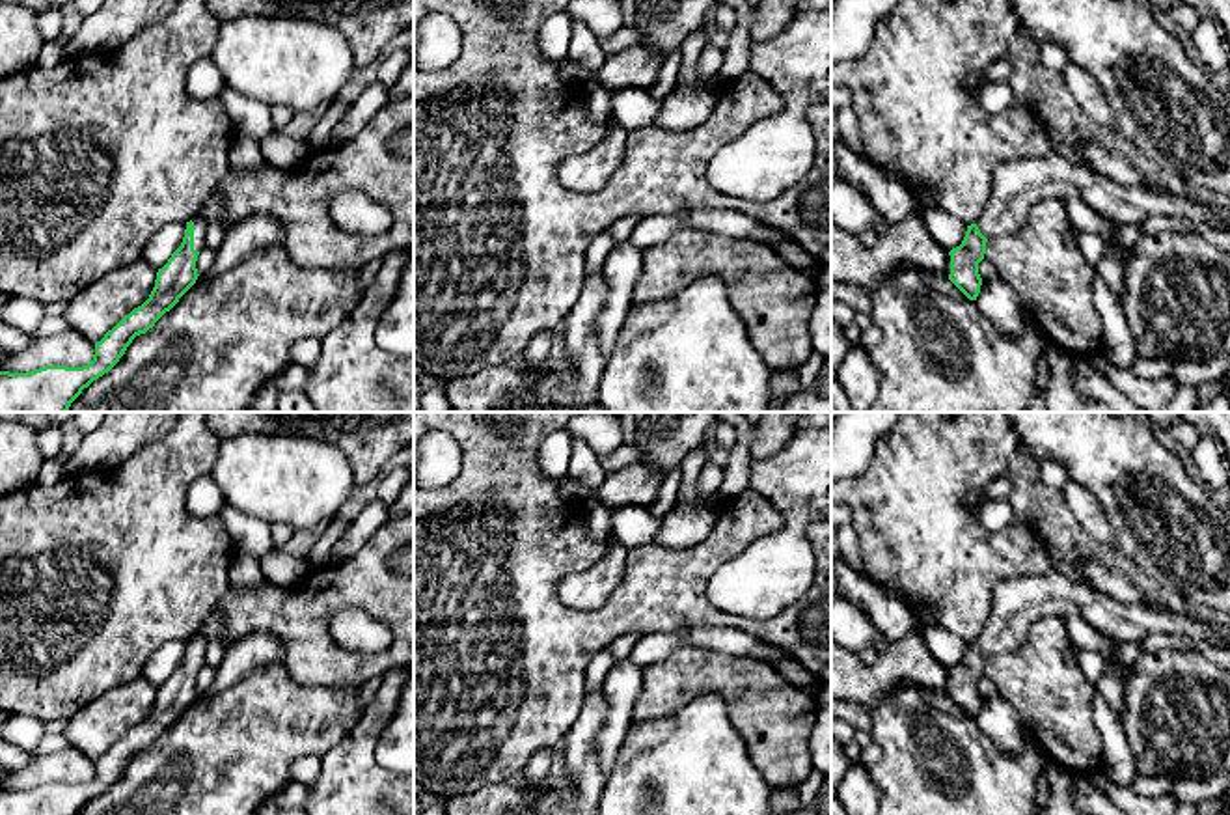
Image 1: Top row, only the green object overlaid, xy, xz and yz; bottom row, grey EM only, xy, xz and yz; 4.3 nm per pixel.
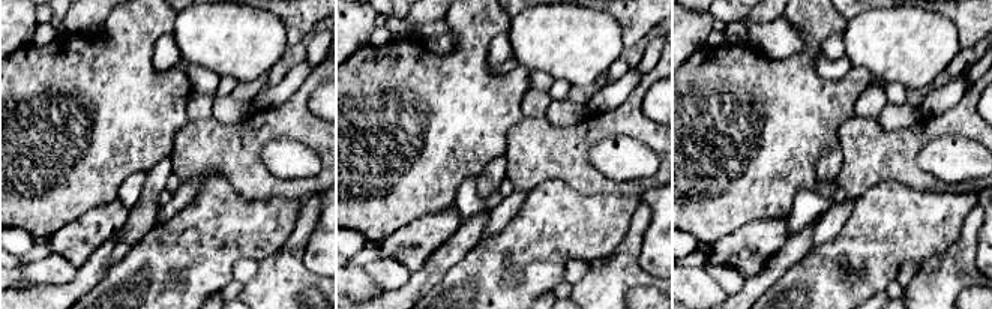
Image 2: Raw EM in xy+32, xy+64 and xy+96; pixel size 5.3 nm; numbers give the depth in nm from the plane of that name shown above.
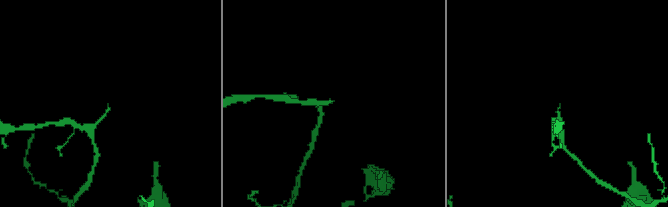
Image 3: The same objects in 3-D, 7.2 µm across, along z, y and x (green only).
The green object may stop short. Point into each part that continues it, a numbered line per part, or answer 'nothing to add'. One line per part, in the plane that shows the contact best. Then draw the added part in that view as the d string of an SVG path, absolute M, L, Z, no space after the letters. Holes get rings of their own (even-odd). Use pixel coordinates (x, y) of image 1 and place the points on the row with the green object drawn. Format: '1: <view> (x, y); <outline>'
1: xy (200, 226); M196 214L192 218L192 222L194 222L194 250L201 252L205 246L203 241L205 241L207 224L205 224L205 218L201 214Z

